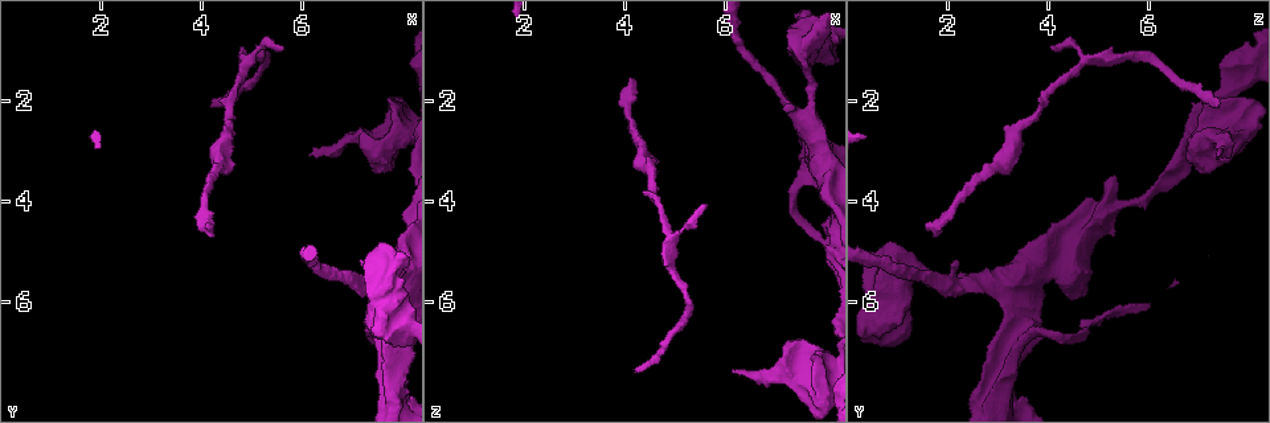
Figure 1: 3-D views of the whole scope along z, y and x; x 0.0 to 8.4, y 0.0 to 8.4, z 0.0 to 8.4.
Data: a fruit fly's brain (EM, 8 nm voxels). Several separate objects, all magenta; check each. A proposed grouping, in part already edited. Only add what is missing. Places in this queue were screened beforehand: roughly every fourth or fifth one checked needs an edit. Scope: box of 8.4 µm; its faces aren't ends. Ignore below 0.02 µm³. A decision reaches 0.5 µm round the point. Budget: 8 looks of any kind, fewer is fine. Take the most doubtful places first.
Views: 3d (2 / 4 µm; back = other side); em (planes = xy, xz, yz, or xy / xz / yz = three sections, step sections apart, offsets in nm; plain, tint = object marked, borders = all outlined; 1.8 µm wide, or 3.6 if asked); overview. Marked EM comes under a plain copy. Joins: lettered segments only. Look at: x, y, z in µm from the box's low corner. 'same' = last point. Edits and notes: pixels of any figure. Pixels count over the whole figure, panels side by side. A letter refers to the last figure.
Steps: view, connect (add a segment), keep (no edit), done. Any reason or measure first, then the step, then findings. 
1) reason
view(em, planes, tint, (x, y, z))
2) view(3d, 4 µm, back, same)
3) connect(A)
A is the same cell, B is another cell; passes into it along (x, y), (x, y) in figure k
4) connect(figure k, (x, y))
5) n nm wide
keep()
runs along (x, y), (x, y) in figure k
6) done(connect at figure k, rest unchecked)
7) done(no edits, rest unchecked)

an open end
view(em, planes, borders, (4.10, 4.55, 1.60))

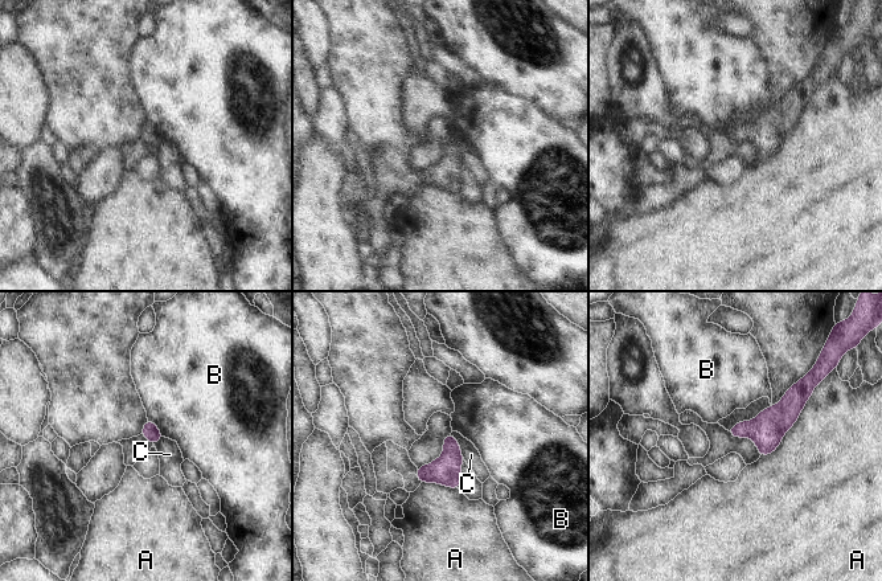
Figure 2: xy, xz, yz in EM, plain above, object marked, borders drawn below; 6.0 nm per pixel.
keep()
A, B and C are other cells; border along (450, 433), (456, 440), (464, 458) in figure 2; no lettered segment goes on from it

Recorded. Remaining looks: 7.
tapers out
view(em, planes, borders, (4.25, 2.15, 7.35))

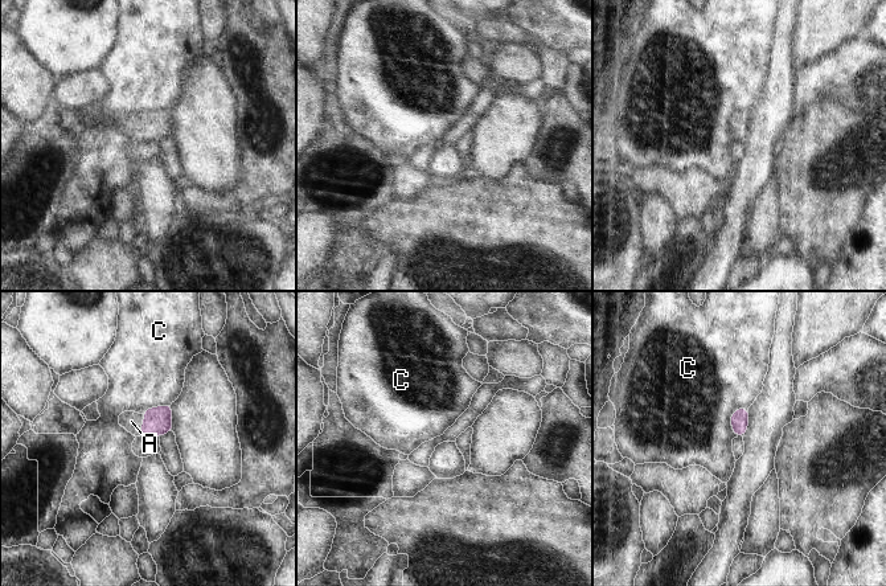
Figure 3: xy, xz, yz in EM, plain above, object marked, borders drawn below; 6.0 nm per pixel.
110 nm wide
connect(figure 3, (131, 421))
A is the same cell, C is another cell; passes into it along (158, 421), (143, 425), (131, 421) in figure 3; it goes on there

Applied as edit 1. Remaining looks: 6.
see it whole again
view(overview)

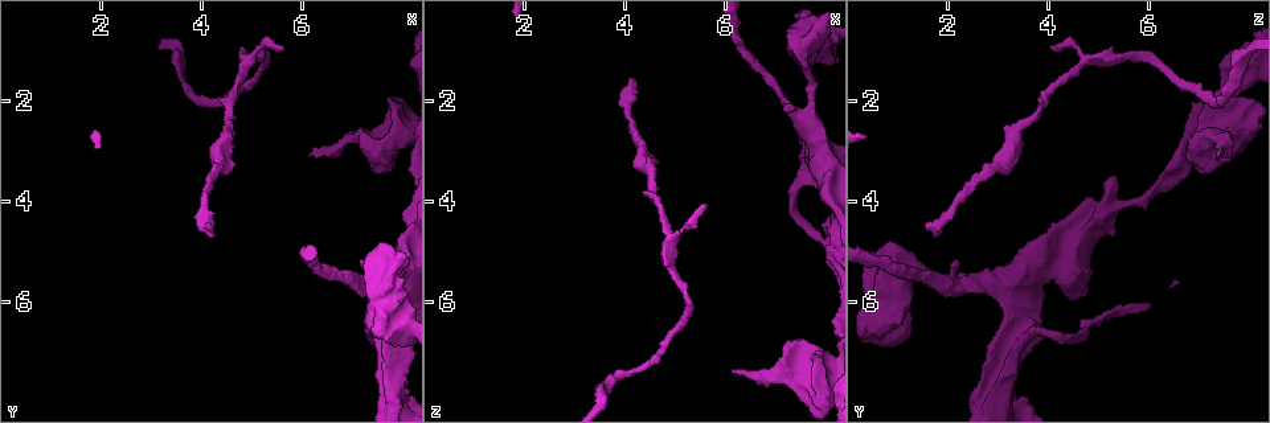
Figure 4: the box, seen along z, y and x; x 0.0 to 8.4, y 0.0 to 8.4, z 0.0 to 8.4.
thin end
view(em, xz, step 8, borders, (5.65, 1.05, 4.05))

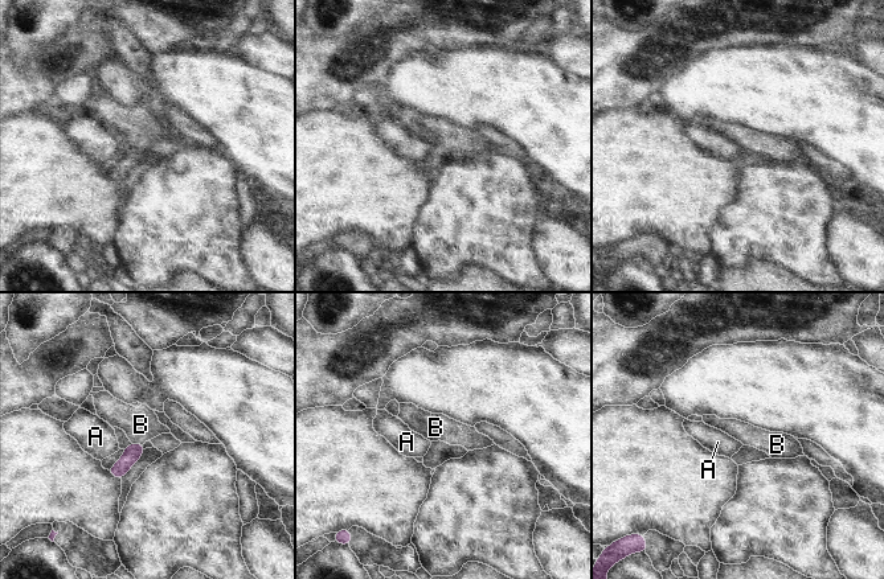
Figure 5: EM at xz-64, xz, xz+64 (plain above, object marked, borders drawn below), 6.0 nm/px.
110 nm wide
connect(figure 5, (140, 424))
B is the same cell, A is another cell; passes into it along (131, 454), (138, 443), (140, 424) in figure 5; it goes on there

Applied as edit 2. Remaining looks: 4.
done(connect at figure 3, connect at figure 5, rest unchecked)

